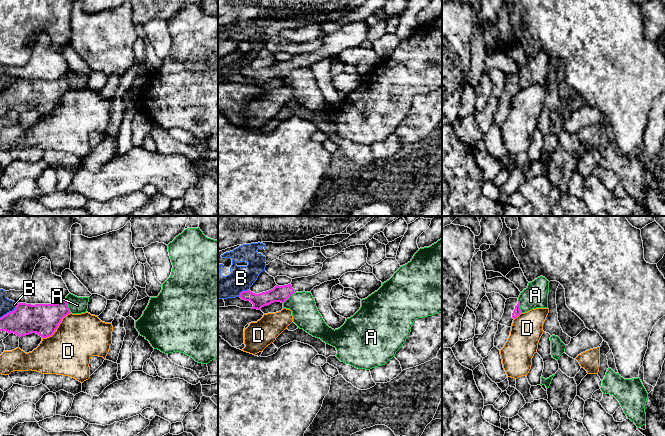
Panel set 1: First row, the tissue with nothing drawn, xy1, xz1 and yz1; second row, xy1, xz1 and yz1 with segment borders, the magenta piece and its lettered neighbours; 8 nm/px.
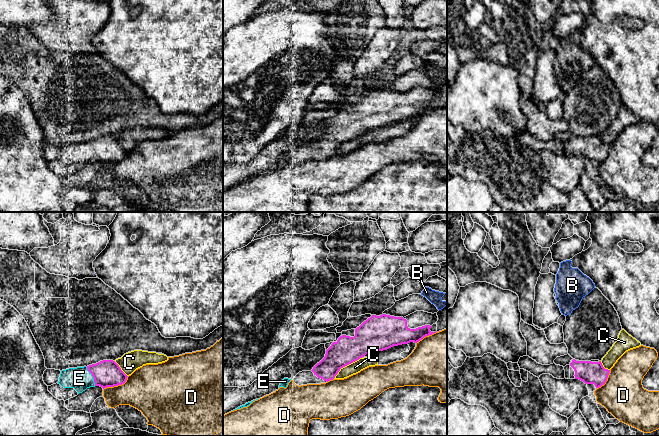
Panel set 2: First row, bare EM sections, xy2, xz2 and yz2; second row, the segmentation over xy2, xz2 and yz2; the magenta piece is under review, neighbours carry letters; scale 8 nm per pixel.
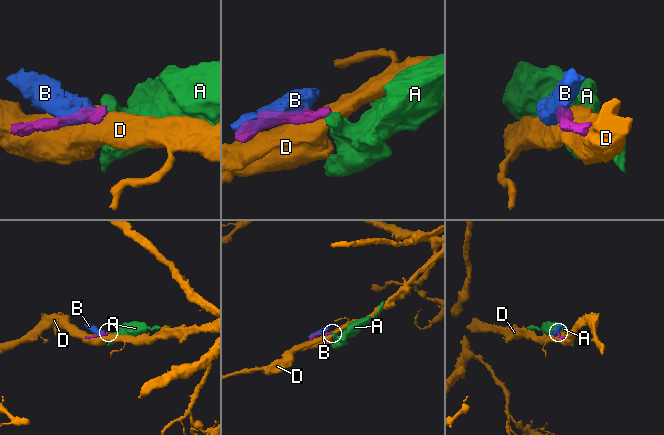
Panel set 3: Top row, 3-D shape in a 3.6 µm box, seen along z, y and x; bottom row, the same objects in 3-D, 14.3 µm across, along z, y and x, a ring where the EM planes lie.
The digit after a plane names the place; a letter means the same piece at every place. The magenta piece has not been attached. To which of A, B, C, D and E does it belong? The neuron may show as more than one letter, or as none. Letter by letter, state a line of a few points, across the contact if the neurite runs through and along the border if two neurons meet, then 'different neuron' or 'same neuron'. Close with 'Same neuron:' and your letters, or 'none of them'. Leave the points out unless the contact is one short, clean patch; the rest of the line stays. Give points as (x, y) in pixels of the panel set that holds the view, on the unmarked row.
A: line xy1 (64, 75), (71, 88); different neuron
B: line xz1 (248, 65), (243, 66), (238, 72); different neuron
C: line xz2 (361, 133), (343, 142), (333, 154); different neuron
D: different neuron
E: line xy2 (107, 149), (92, 151), (79, 154); same neuron
Same neuron: E

